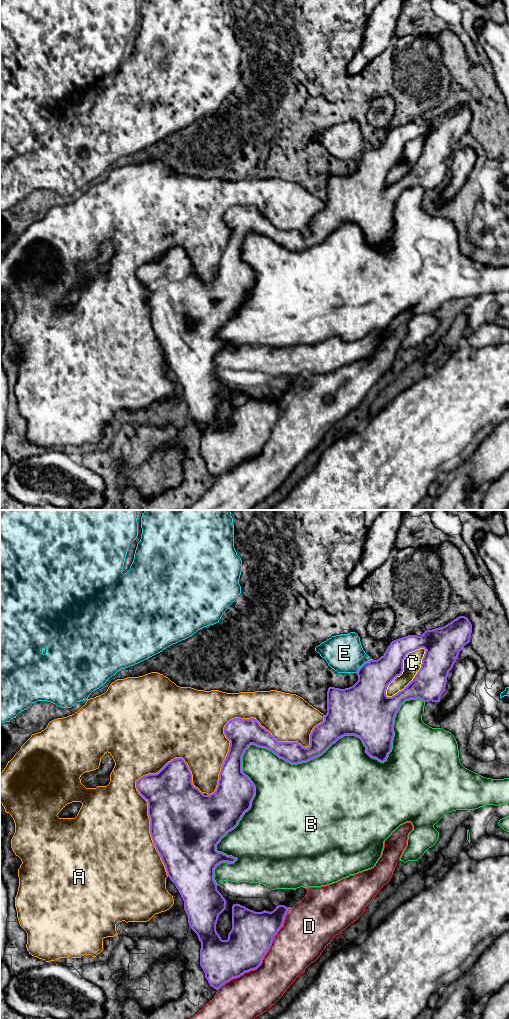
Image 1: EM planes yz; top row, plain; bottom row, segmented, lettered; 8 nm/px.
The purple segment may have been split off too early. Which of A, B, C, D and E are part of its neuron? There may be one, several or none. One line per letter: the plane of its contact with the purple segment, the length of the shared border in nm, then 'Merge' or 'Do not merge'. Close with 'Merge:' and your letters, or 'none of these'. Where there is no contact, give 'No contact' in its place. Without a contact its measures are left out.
A: Touches purple in yz. Shared border 1150 nm. Do not merge
B: Touches purple in yz. Shared border 2250 nm. Do not merge
C: Touches purple in yz. Shared border 500 nm. Do not merge
D: Touches purple in yz. Shared border 900 nm. Do not merge
E: Touches purple in yz. Shared border 180 nm. Do not merge
Merge: none of these

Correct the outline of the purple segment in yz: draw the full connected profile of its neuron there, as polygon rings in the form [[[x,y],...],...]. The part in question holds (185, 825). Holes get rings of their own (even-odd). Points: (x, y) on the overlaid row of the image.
[[[459,616],[443,627],[426,630],[421,636],[408,635],[392,641],[383,656],[377,660],[372,659],[364,663],[358,669],[356,672],[358,681],[353,686],[345,689],[328,688],[327,713],[324,716],[324,721],[313,728],[308,748],[303,747],[298,742],[278,742],[254,718],[234,718],[230,720],[224,727],[224,734],[230,741],[229,751],[221,767],[217,788],[210,795],[205,795],[193,785],[191,771],[183,758],[175,758],[168,762],[158,773],[145,775],[136,781],[137,791],[148,802],[150,834],[154,846],[161,857],[168,877],[175,884],[184,901],[184,910],[188,917],[189,926],[197,934],[201,942],[200,966],[211,987],[218,990],[231,979],[257,969],[268,952],[274,936],[283,926],[285,916],[290,908],[278,905],[271,912],[266,910],[255,912],[236,903],[232,906],[232,929],[228,934],[228,939],[222,940],[216,931],[218,917],[226,909],[226,900],[217,890],[218,885],[214,880],[214,869],[222,862],[234,863],[237,860],[237,858],[218,852],[216,845],[229,831],[238,825],[244,813],[250,809],[255,796],[253,782],[242,772],[242,756],[245,750],[251,744],[254,744],[271,750],[279,758],[291,764],[298,764],[322,755],[339,738],[345,735],[355,735],[362,740],[366,747],[366,753],[370,757],[380,762],[386,761],[392,749],[394,718],[400,706],[406,700],[416,698],[424,702],[440,702],[440,697],[445,691],[448,673],[453,668],[460,651],[470,642],[471,633],[472,624],[469,619],[465,616]],[[420,648],[426,650],[420,670],[403,690],[392,697],[388,697],[386,695],[387,687],[397,676],[402,674],[403,660],[406,655]]]

